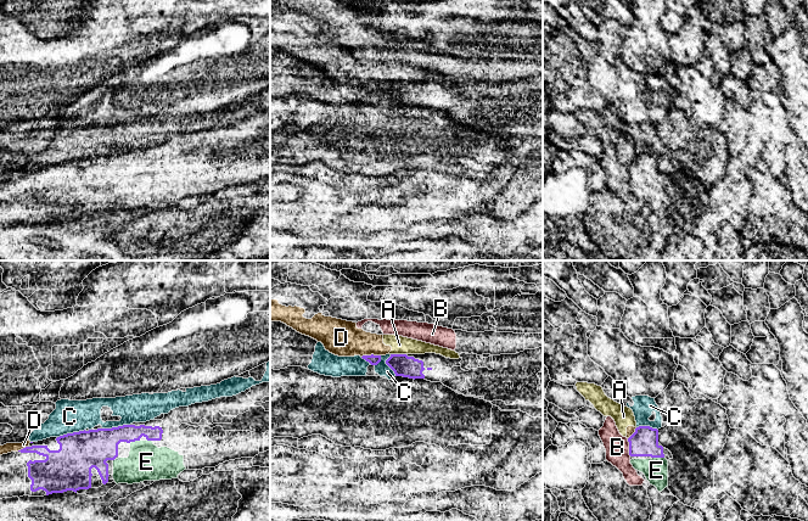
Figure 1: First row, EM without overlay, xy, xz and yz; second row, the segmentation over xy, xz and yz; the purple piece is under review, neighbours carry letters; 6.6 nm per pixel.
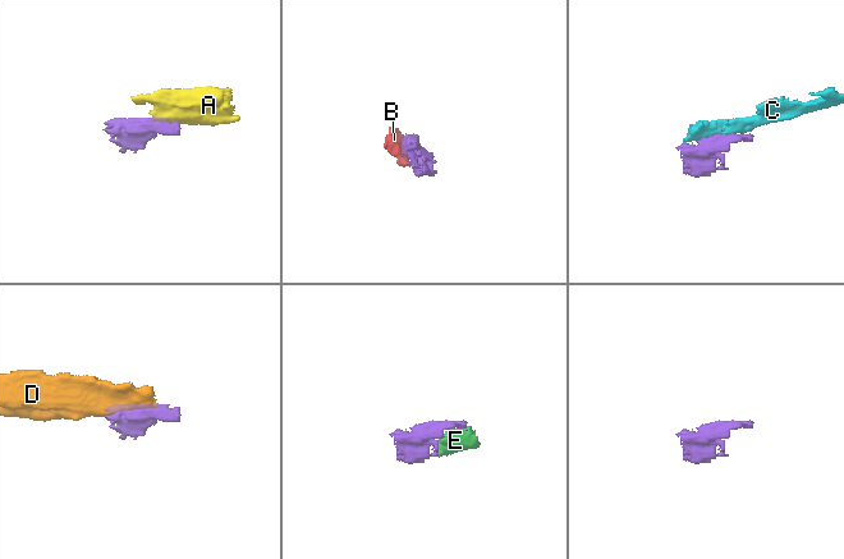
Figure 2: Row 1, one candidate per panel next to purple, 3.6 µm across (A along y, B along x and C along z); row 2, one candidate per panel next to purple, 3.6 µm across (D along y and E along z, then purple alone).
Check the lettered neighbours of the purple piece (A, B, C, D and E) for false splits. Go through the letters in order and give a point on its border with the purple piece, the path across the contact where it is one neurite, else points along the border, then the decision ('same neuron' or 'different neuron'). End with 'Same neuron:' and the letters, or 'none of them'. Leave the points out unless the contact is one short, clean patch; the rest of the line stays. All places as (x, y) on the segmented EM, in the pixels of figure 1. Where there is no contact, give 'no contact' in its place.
A: xz (398, 354) | along xz (391, 353), (405, 354) | different neuron
B: yz (629, 447) | different neuron
C: xy (116, 427) | along xy (129, 424), (102, 429) | different neuron
D: xz (371, 354) | different neuron
E: yz (658, 457) | same neuron
Same neuron: E

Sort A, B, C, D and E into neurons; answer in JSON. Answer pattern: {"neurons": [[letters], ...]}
{"neurons": [["A", "D"], ["B"], ["C"], ["E"]]}

